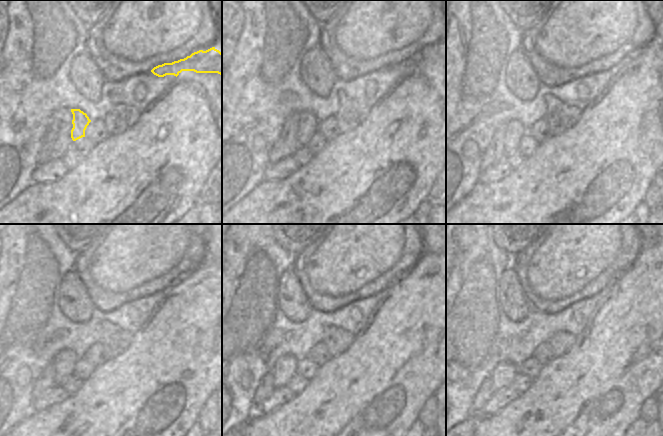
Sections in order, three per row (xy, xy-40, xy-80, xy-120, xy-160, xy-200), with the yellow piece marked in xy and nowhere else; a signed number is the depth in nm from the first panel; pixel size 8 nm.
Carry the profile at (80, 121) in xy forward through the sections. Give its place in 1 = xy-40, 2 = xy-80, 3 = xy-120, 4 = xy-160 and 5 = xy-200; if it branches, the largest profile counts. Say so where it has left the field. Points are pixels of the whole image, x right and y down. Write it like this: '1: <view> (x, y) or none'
1: xy-40 (304, 122)
2: xy-80 (514, 131)
3: xy-120 (63, 362)
4: xy-160 (284, 368)
5: xy-200 (503, 375)

